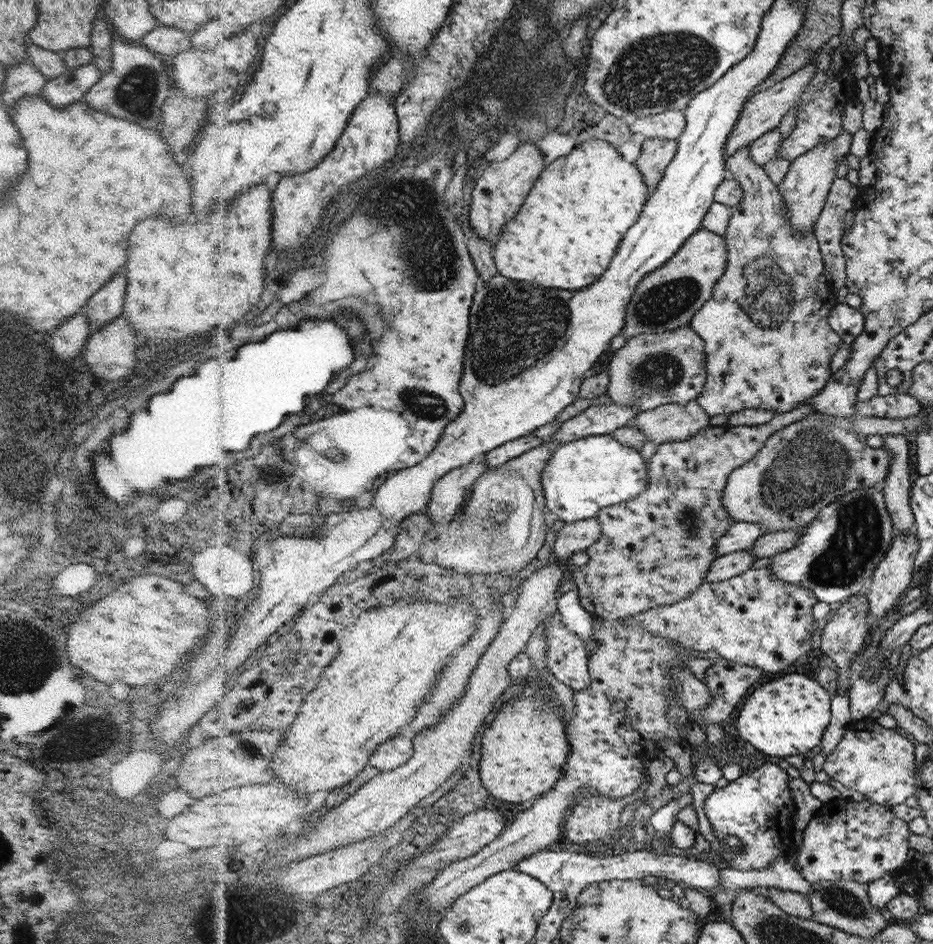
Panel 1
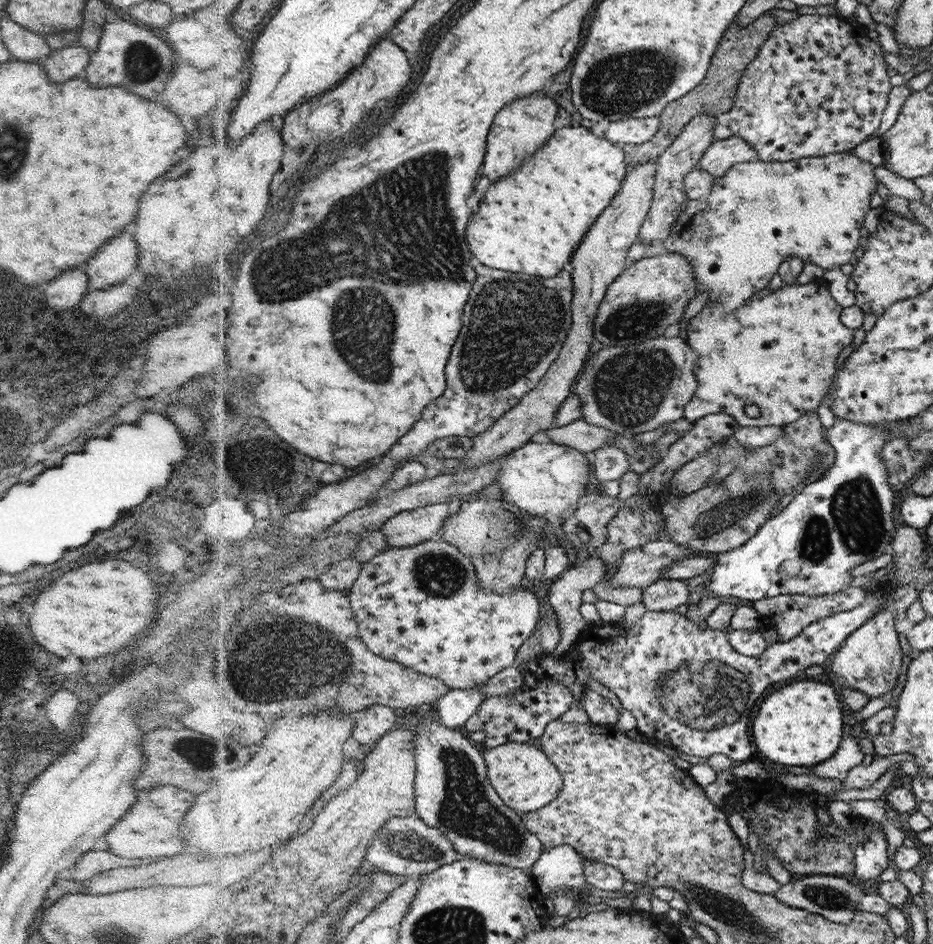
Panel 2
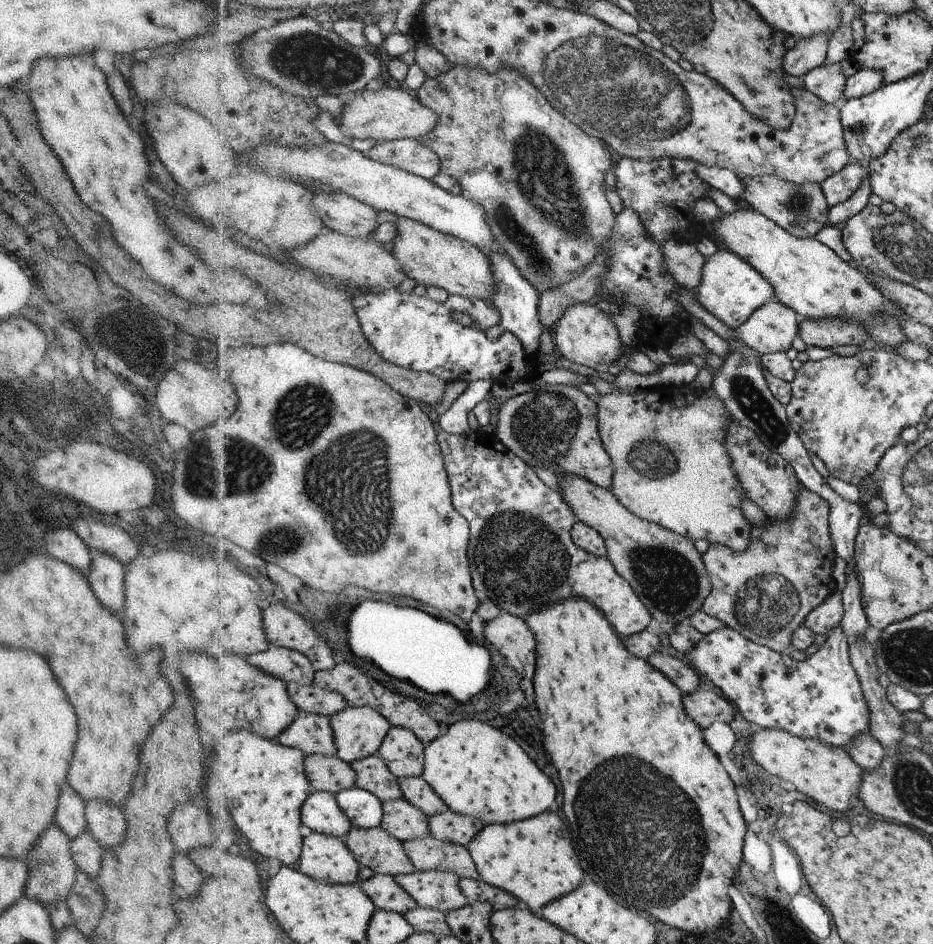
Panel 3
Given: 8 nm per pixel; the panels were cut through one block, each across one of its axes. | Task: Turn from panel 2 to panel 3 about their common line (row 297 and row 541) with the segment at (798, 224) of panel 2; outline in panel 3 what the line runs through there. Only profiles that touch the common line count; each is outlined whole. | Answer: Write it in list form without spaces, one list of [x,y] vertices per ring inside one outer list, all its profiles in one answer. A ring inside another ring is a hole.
[[[689,386],[674,387],[651,387],[642,389],[638,393],[624,393],[618,388],[606,395],[600,395],[596,399],[598,406],[598,430],[603,446],[607,454],[611,456],[614,466],[614,482],[611,492],[619,499],[627,510],[638,516],[640,519],[666,527],[670,531],[675,531],[678,535],[692,540],[706,539],[711,544],[720,544],[730,547],[732,551],[746,551],[751,544],[751,526],[741,510],[742,502],[748,497],[744,491],[736,472],[733,470],[731,456],[727,454],[727,430],[733,417],[729,414],[725,403],[714,393],[704,393],[692,390]]]

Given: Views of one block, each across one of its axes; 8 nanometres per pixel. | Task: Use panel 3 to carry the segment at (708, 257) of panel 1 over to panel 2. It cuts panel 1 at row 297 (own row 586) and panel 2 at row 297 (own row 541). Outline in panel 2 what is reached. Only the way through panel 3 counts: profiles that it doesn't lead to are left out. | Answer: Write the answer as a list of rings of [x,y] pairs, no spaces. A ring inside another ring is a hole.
[[[666,252],[641,258],[623,271],[608,287],[594,323],[595,340],[604,347],[628,346],[662,336],[668,326],[679,324],[696,294],[696,278],[688,258]]]

